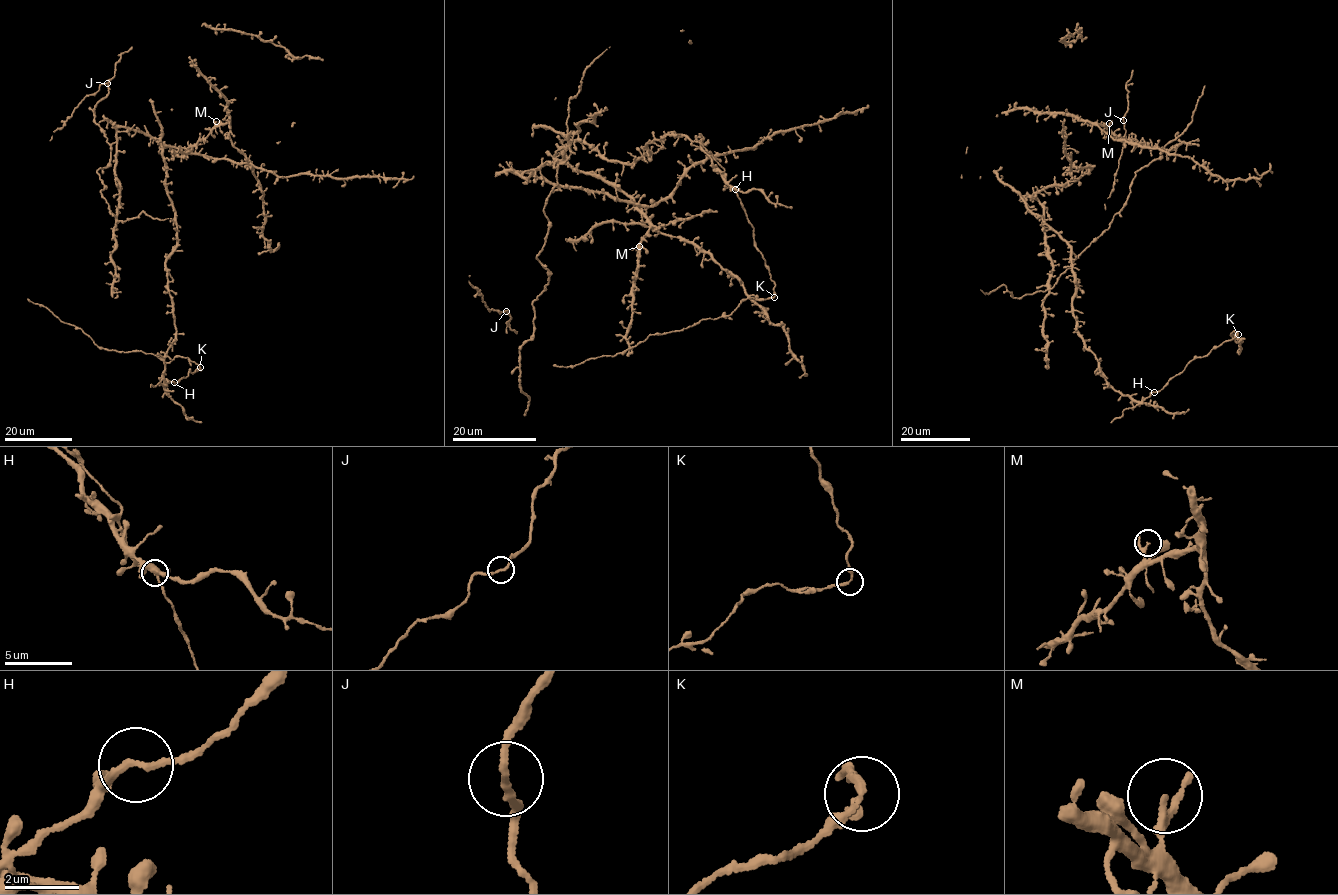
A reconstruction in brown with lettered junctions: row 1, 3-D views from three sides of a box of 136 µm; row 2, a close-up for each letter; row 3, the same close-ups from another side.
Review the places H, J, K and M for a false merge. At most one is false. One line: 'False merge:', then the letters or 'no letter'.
False merge: no letter

